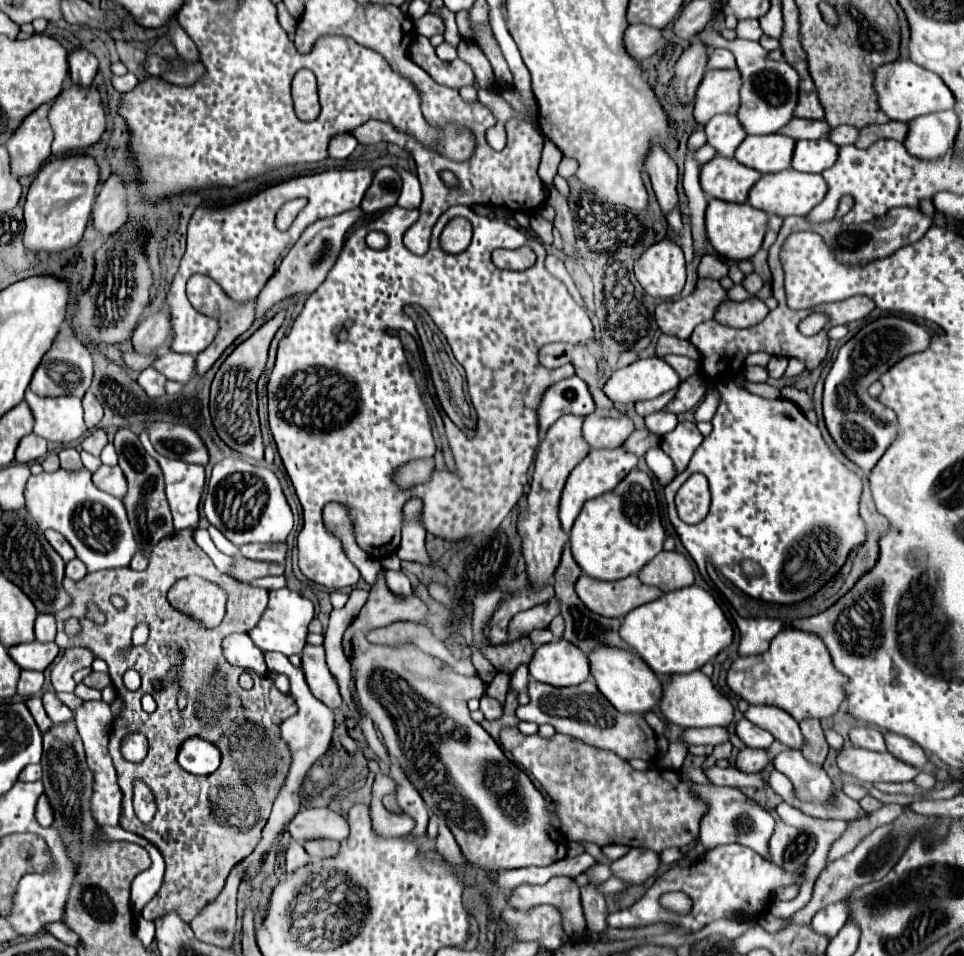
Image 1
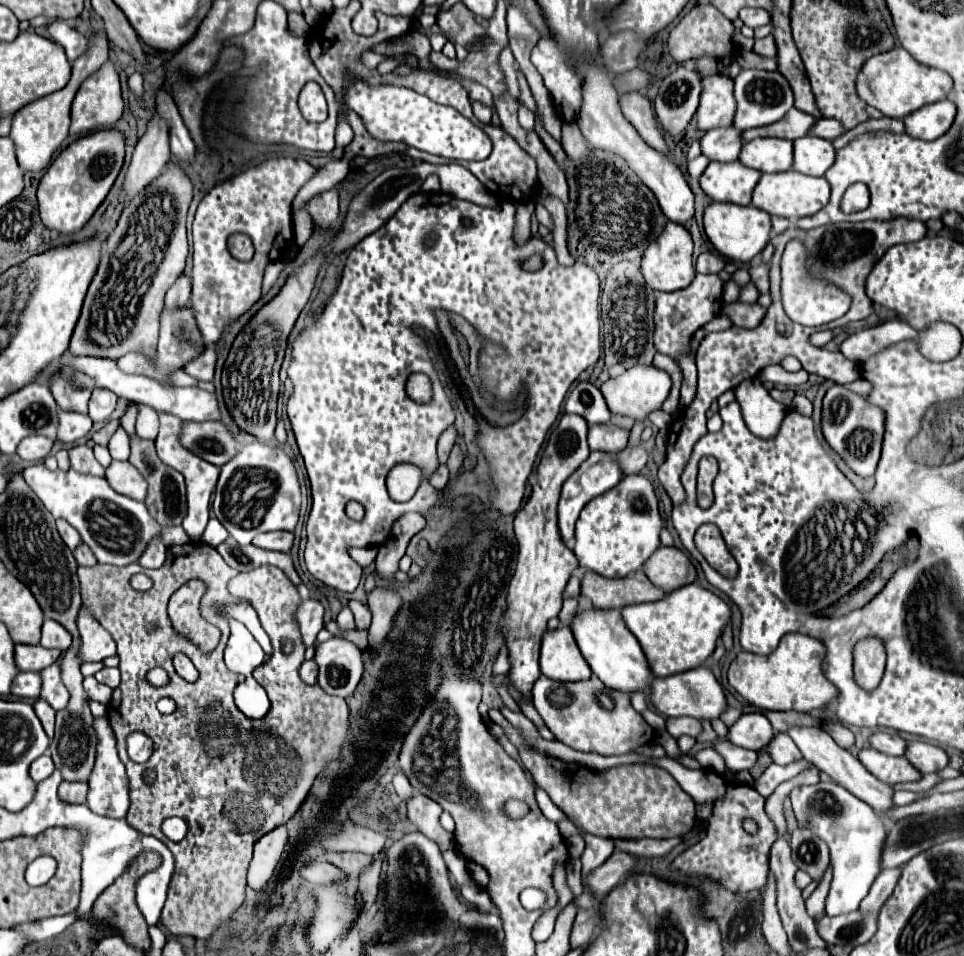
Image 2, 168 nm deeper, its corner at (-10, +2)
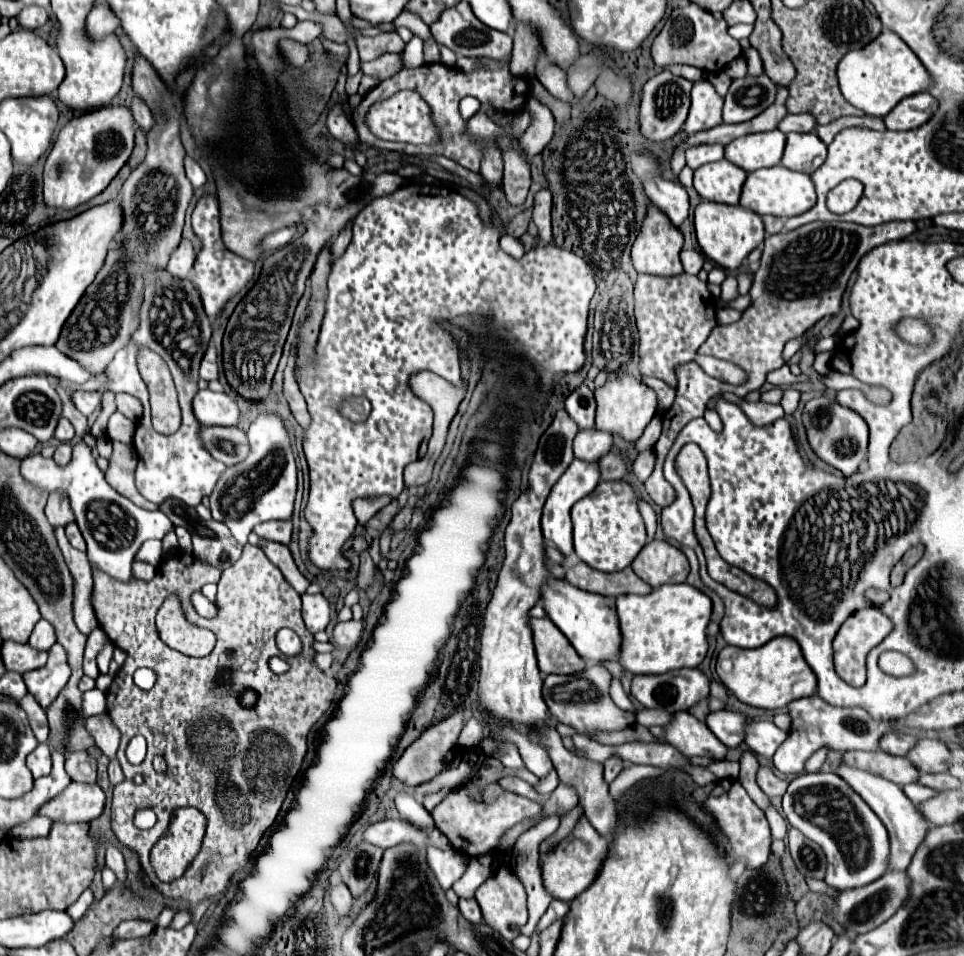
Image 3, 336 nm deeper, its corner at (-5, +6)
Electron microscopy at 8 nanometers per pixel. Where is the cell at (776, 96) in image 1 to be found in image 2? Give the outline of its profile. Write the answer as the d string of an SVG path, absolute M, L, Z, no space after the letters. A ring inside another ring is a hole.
M741 71L735 79L735 101L737 113L733 117L733 127L751 129L779 121L793 107L793 93L787 79L777 71Z

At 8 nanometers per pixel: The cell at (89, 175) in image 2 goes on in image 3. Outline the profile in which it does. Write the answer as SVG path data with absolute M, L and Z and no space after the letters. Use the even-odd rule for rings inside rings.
M108 105L72 119L52 145L44 165L44 203L54 209L76 209L98 193L116 177L128 161L134 147L134 119L128 107Z

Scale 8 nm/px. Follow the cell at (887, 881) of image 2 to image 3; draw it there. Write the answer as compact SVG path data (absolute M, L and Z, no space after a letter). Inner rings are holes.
M838 763L836 767L836 775L842 777L848 785L852 785L852 789L870 805L870 809L880 817L880 821L886 825L888 835L890 835L890 857L888 857L888 871L904 871L910 865L910 859L914 855L914 851L918 849L918 845L922 843L922 839L926 837L928 831L928 823L926 819L920 815L920 811L916 809L916 805L904 797L900 785L890 783L878 775L866 773L862 769L856 767L848 767L844 763Z

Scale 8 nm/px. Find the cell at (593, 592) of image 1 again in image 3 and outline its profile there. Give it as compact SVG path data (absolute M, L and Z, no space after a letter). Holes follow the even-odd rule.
M576 563L574 567L568 569L566 581L572 583L574 587L598 595L626 595L626 593L636 593L636 595L648 595L652 587L644 583L632 567L626 567L624 571L618 573L602 573L596 569L590 569L586 563Z

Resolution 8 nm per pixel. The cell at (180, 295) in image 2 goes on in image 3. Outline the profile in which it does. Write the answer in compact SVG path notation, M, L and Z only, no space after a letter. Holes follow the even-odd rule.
M182 239L180 247L172 253L170 263L168 263L166 269L168 269L168 273L170 273L172 277L188 279L188 275L190 275L190 271L192 271L194 259L196 259L196 253L194 253L194 249L192 249L192 243L186 241L186 239Z

